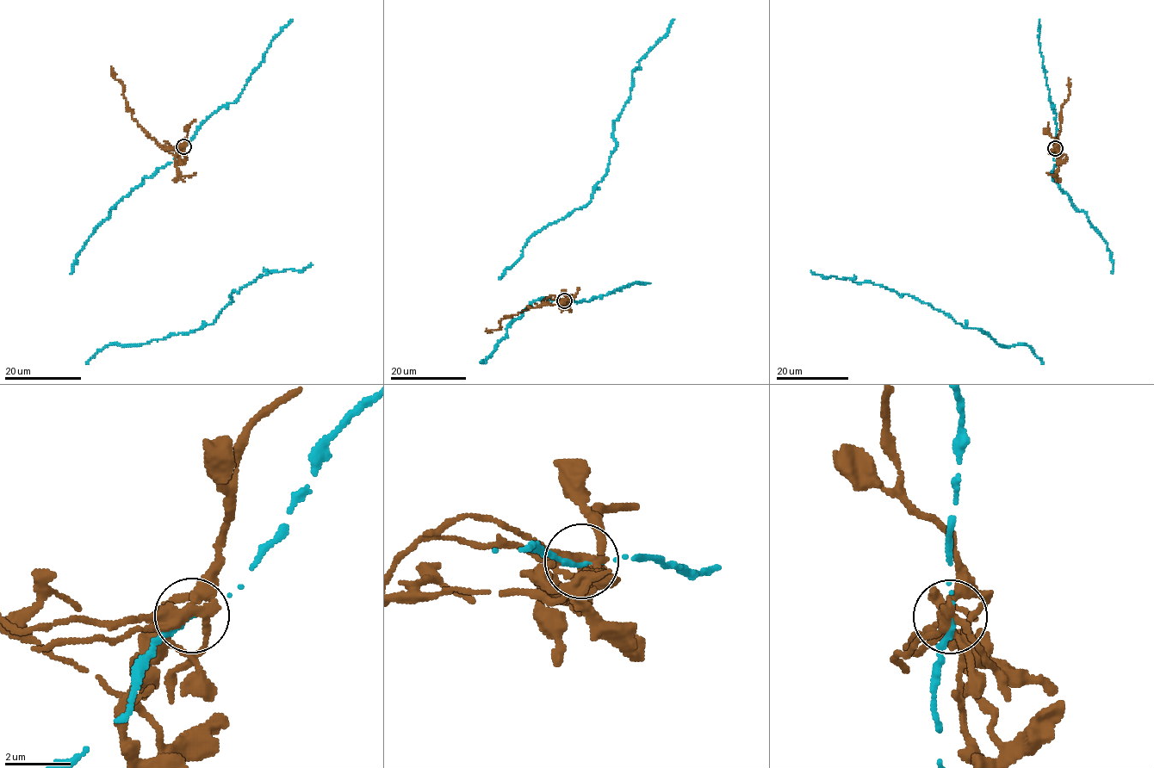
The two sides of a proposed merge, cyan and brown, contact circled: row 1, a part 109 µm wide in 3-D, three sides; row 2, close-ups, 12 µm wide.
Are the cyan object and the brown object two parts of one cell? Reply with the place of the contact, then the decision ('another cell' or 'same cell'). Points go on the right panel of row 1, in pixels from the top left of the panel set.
place (1055, 148); another cell

